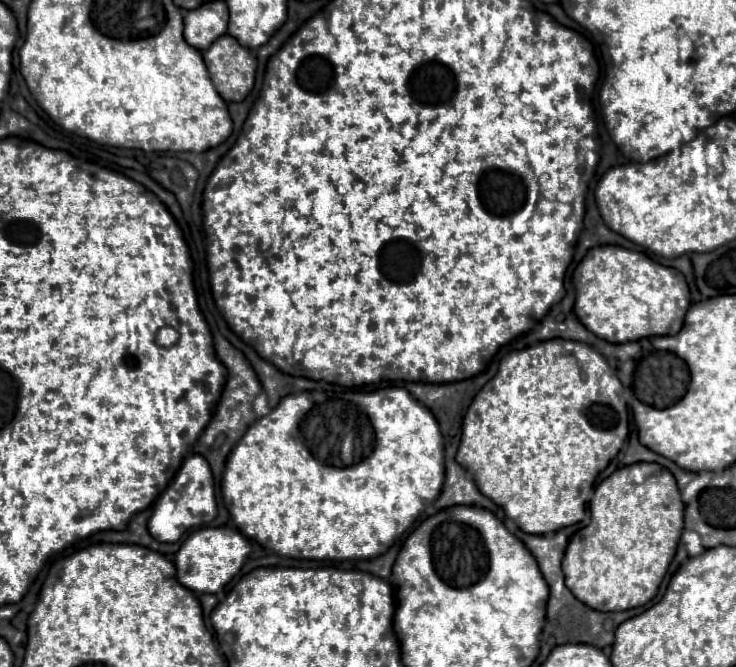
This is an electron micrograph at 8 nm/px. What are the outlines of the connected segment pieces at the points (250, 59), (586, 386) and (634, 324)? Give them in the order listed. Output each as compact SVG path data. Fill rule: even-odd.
M224 34L202 52L210 80L226 102L242 102L254 86L256 58L236 38Z
M554 338L511 351L502 359L496 376L476 394L464 416L456 462L474 476L478 490L504 508L520 530L548 534L578 524L586 516L598 475L626 438L628 410L616 370L588 344Z
M596 246L588 250L576 266L572 280L576 288L576 316L598 338L614 344L650 336L674 336L680 332L690 306L690 290L678 270L650 260L644 252L622 246Z

